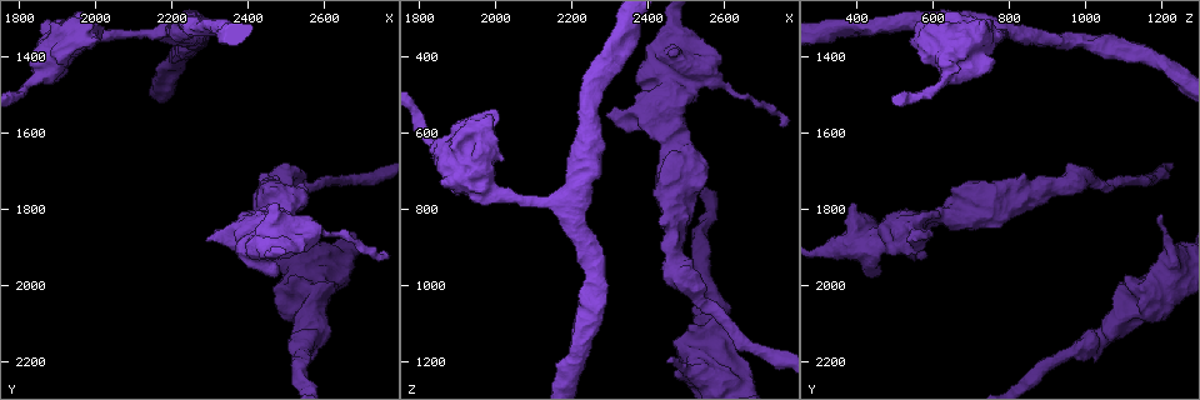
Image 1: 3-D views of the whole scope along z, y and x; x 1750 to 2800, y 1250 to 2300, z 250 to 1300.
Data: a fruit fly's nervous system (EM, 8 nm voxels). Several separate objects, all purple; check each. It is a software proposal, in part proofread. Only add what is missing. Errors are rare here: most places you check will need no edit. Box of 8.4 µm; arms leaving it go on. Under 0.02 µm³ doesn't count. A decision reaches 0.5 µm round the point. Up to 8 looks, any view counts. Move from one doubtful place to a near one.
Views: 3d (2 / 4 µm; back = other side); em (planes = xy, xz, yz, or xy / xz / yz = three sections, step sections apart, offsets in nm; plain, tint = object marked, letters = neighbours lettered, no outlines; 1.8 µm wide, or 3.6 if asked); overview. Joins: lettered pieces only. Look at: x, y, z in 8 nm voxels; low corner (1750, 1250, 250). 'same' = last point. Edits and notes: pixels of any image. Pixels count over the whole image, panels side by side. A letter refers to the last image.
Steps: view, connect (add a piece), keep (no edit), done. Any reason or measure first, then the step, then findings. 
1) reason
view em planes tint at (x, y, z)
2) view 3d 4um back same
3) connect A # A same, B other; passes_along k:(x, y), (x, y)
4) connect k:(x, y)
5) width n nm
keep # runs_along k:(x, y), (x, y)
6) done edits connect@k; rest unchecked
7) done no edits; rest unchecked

free end
view 3d 2um at (2000, 1355, 545)

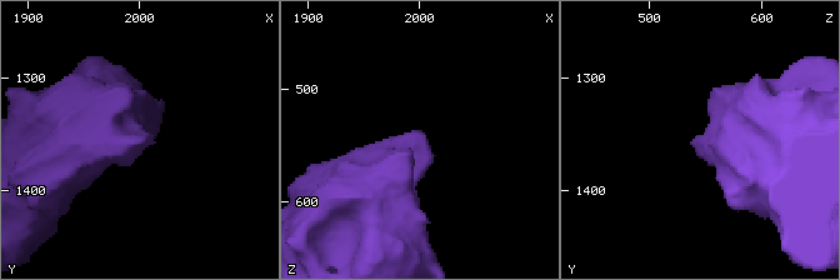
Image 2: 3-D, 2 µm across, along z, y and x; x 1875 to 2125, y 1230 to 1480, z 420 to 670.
shape alone is not enough
view em yz step 4 tint at (2004, 1356, 540)

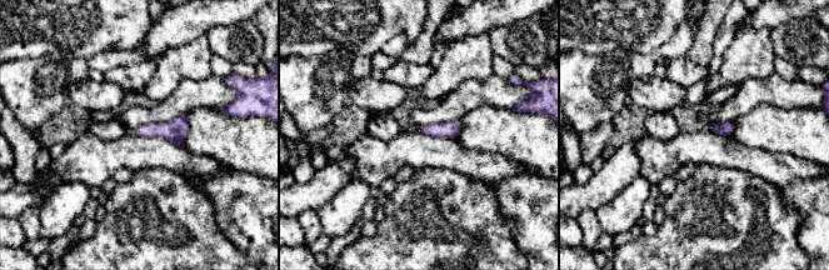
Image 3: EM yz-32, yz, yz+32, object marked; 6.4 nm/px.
view em planes letters same

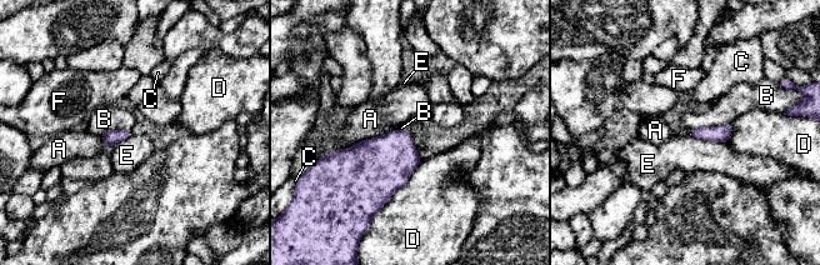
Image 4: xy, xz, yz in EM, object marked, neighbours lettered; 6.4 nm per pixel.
keep # A other, B other, C other, D other, E other, F other; border 4:(689, 134), (728, 144); no lettered piece goes on from it

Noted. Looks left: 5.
view 3d 2um at (2290, 1885, 560)

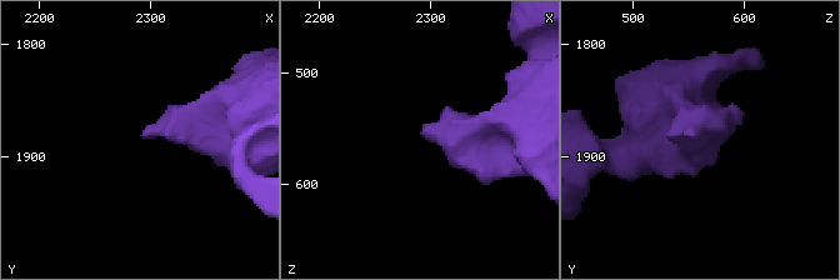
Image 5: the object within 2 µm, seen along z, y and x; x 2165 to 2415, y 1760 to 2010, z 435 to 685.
view em planes letters at (2294, 1880, 560)

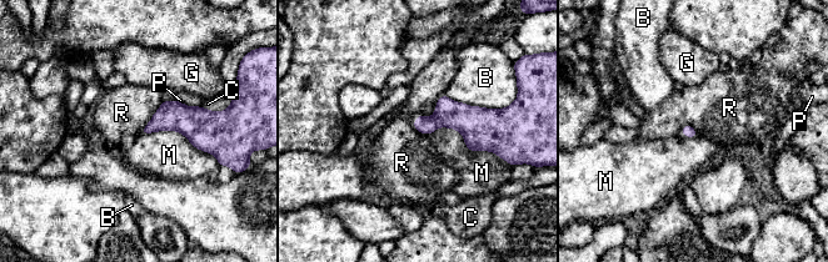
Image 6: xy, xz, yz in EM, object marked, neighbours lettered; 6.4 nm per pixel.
keep # B other, C other, G other, M other, P other, R other; border 6:(163, 100), (150, 121), (139, 132); no lettered piece goes on from it

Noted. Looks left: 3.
thick turns thin
view em planes letters at (2605, 1860, 470)

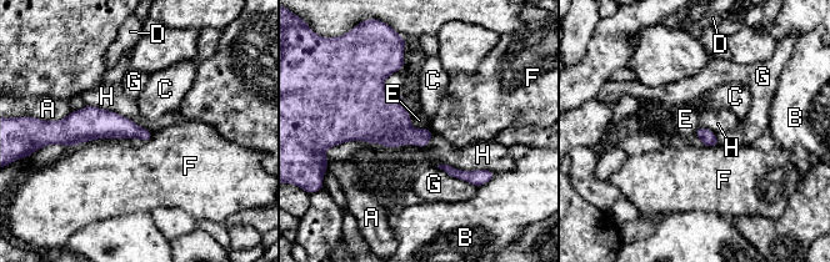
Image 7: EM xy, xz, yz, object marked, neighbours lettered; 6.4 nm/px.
width 100 nm
keep # A other, B other, C other, D other, E other, F other, G other, H other; runs_along 7:(64, 126), (121, 126), (148, 135); none of them fits

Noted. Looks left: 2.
view em xz step 16 tint at (2460, 1815, 1205)

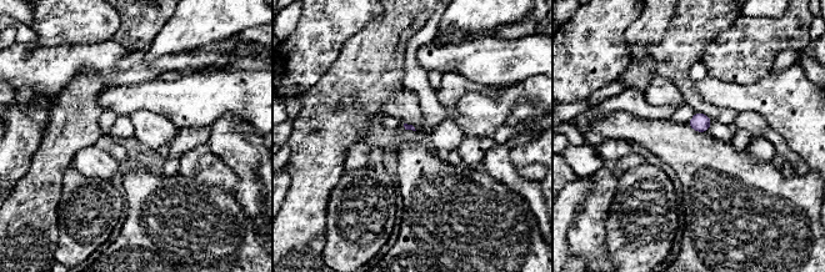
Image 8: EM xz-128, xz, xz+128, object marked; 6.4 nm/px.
another direction
view em planes letters same

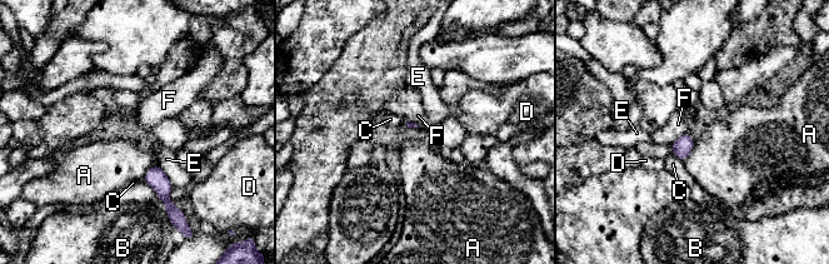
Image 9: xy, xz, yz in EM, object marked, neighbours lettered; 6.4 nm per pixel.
keep # A other, B other, C other, D other, E other, F other; border 9:(688, 133), (683, 134), (672, 145); no lettered piece goes on from it

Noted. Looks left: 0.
done no edits; rest unchecked

